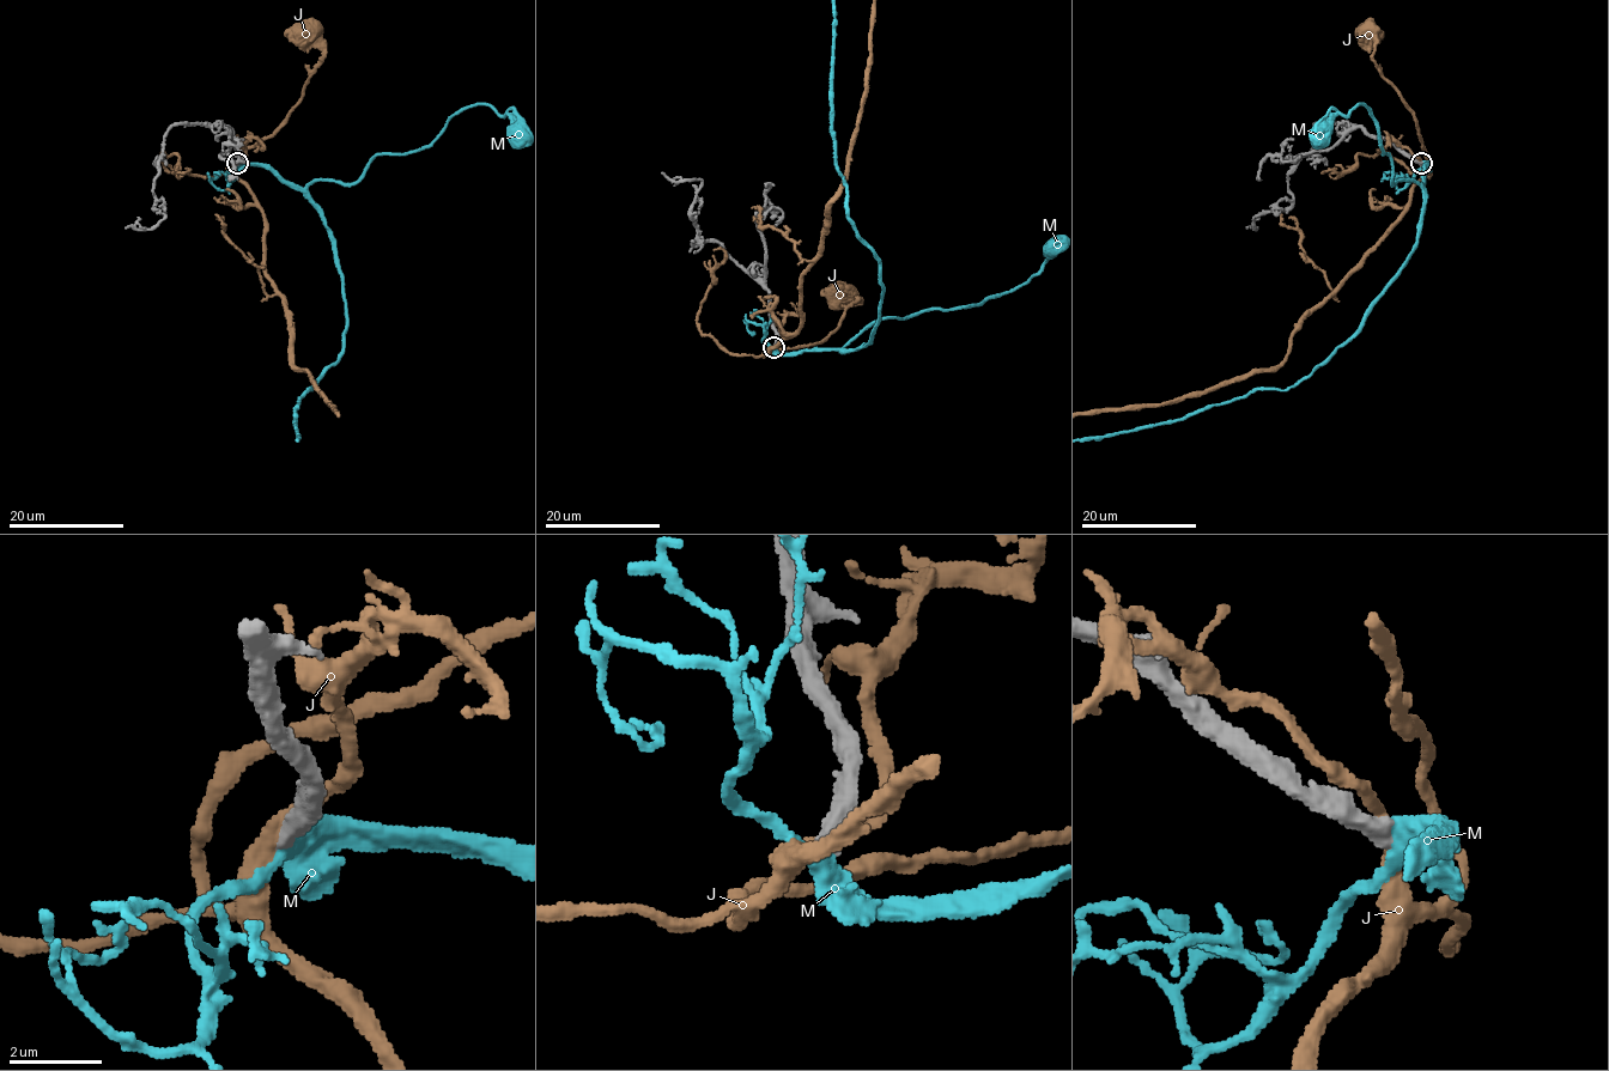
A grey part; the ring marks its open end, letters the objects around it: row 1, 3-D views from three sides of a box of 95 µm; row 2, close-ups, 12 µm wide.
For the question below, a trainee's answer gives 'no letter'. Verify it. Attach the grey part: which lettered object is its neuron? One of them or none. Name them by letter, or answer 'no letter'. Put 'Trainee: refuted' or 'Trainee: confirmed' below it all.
M
Trainee: refuted

